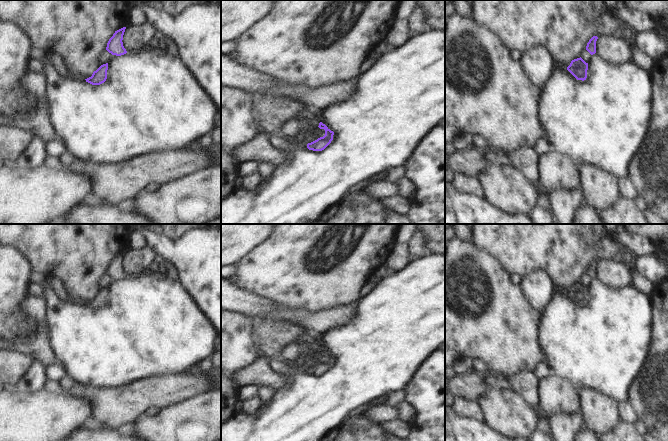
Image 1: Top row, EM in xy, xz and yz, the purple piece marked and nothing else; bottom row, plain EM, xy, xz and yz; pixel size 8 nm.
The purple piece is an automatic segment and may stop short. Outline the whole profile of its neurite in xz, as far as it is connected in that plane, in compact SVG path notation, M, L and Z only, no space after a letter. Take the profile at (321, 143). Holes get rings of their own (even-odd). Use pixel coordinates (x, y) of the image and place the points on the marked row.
M322 122L319 123L318 126L320 129L325 130L325 135L323 137L318 138L317 140L308 143L307 148L313 151L322 151L324 150L333 140L334 132L331 131L325 124Z

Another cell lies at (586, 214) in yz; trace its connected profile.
M583 203L577 211L573 224L604 224L597 210Z

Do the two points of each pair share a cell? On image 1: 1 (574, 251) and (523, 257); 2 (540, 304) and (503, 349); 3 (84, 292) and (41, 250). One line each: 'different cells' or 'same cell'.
1: same cell
2: different cells
3: same cell

